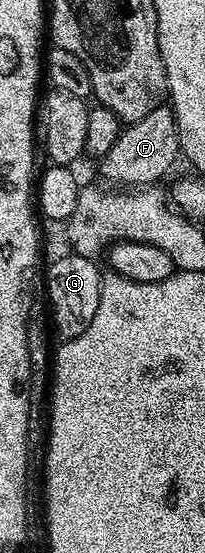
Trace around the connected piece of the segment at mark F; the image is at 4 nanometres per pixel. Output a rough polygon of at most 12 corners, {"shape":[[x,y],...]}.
{"shape":[[170,105],[124,127],[98,161],[112,185],[158,183],[180,157]]}

